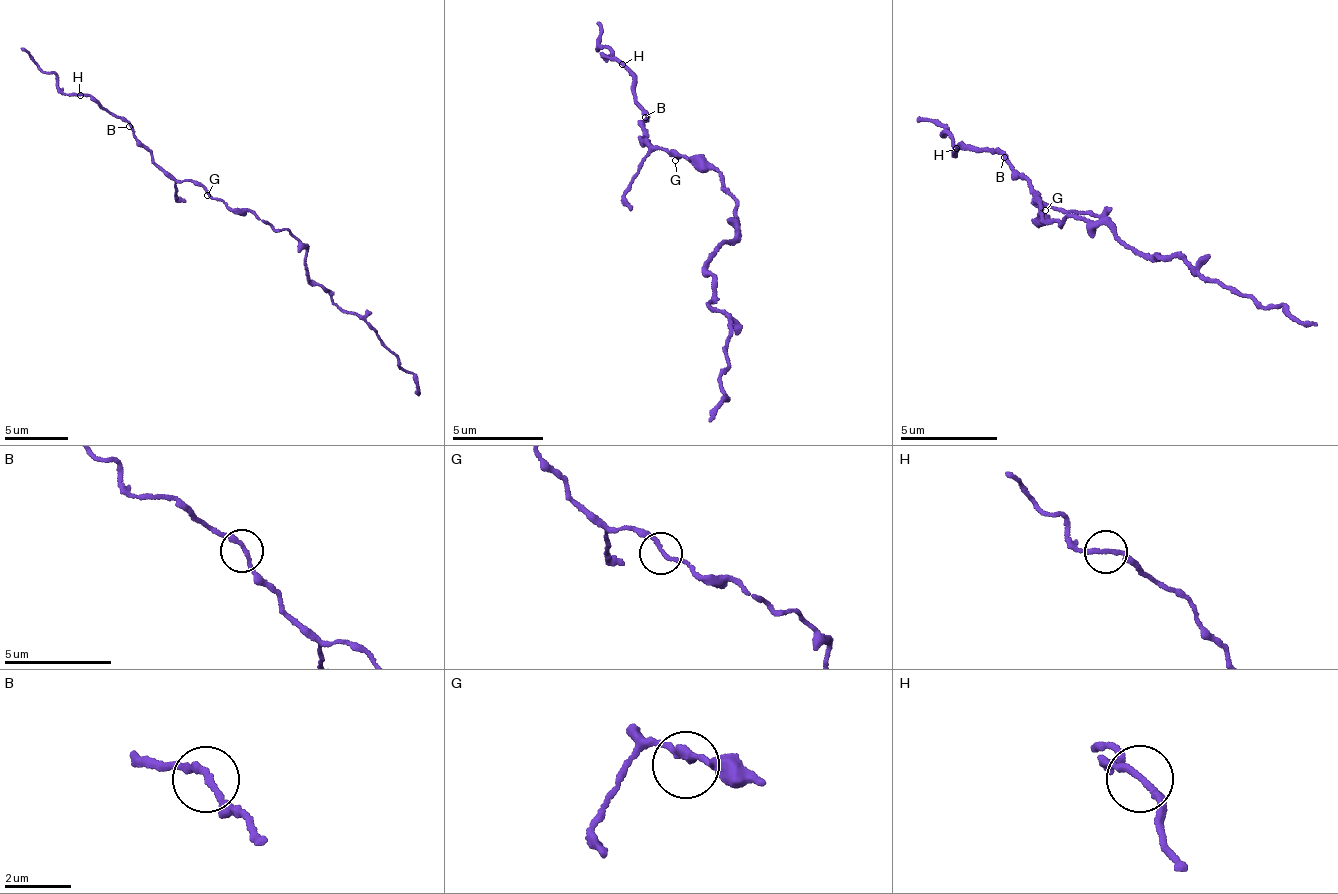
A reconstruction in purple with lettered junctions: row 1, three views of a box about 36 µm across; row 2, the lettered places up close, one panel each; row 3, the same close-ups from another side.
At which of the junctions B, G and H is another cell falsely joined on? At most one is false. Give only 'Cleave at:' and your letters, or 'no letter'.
Cleave at: no letter

